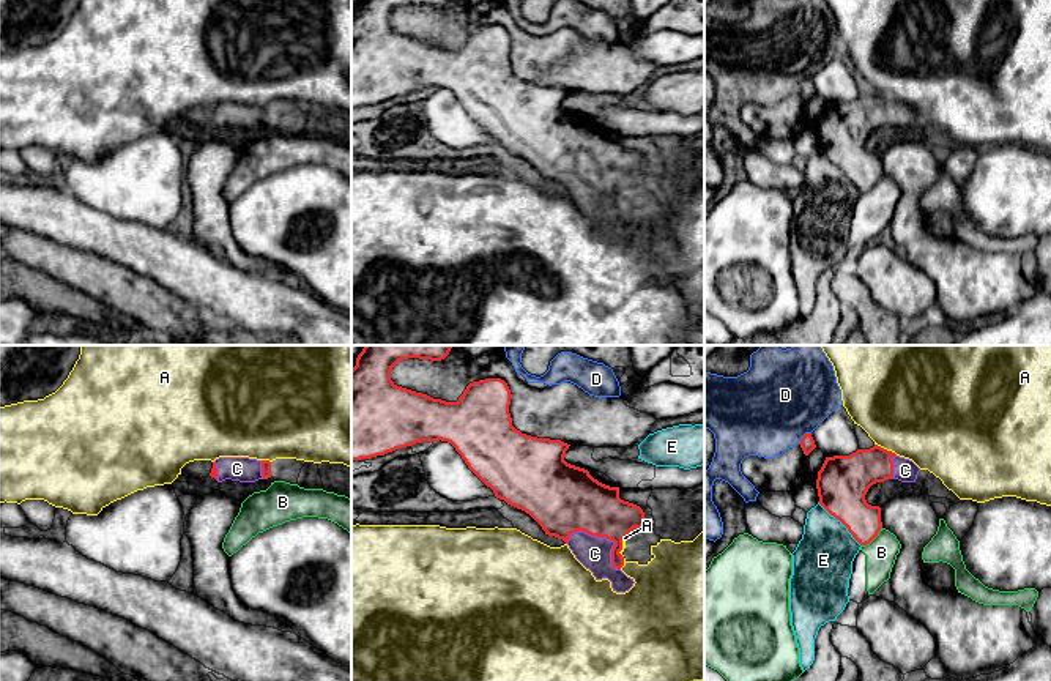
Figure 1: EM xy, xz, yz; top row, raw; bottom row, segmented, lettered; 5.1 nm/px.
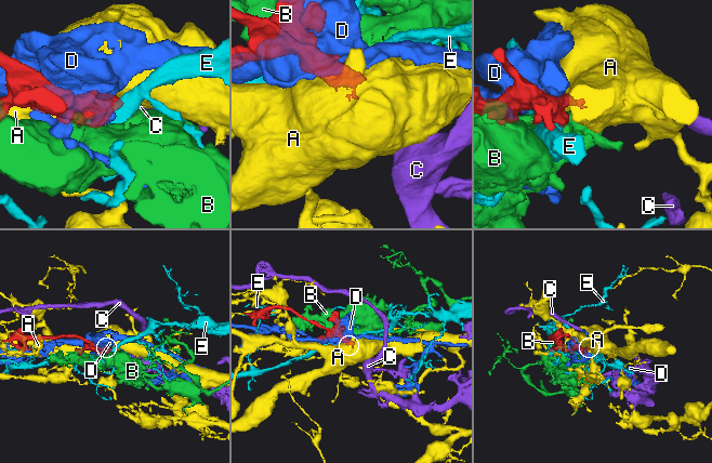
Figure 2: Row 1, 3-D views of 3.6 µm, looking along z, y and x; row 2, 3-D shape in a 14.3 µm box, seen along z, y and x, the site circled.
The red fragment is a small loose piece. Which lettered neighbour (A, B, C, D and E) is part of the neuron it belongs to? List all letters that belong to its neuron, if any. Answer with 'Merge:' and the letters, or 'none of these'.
Merge: C

